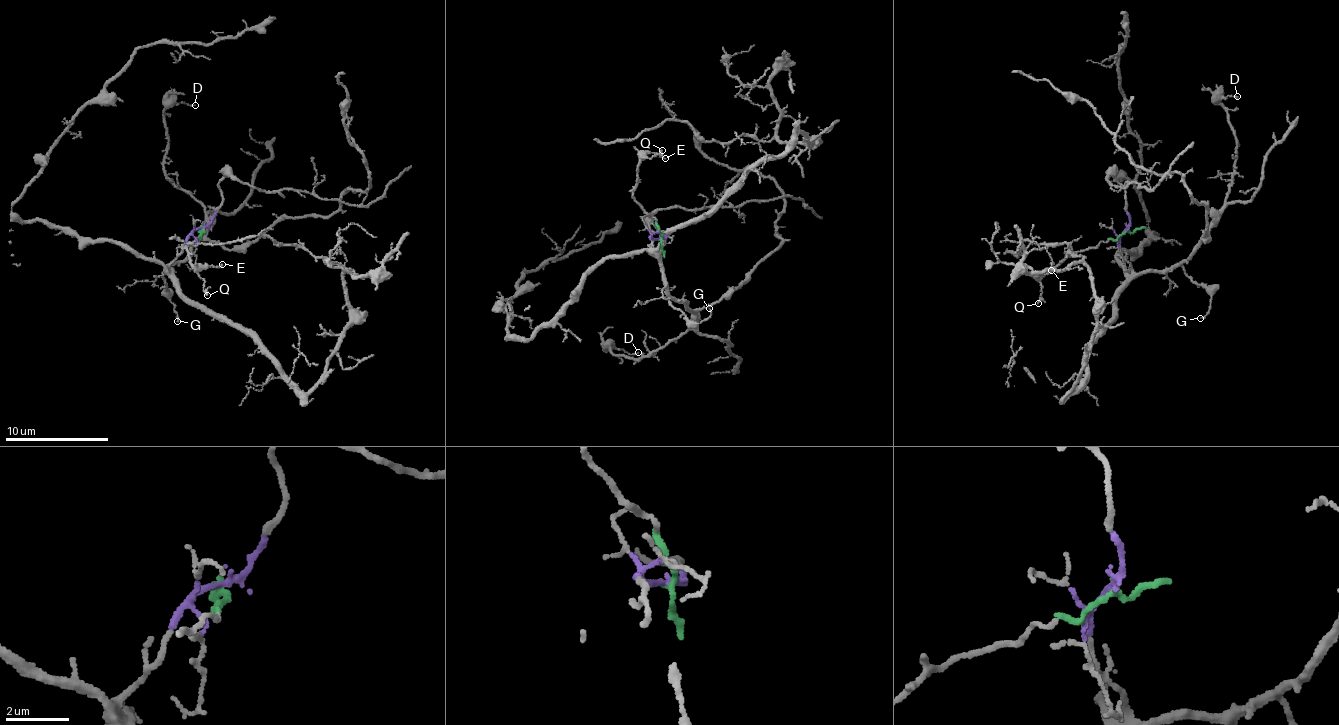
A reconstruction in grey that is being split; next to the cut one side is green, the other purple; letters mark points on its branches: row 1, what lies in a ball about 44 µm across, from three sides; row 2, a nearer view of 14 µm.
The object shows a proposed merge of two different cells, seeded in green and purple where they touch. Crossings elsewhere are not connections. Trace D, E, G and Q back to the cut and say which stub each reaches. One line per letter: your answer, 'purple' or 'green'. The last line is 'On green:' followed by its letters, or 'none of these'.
D: purple
E: green
G: purple
Q: green
On green: E, Q

